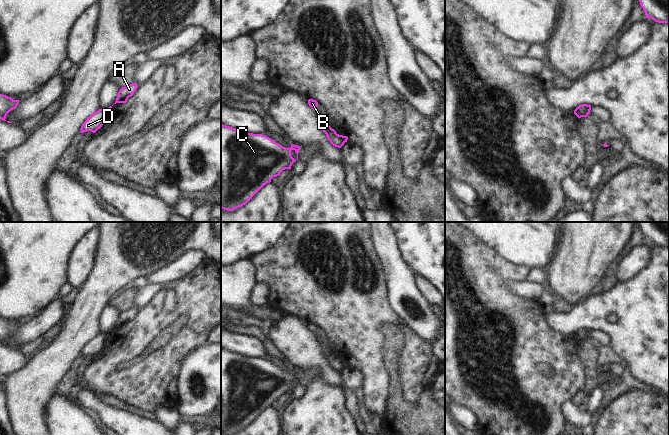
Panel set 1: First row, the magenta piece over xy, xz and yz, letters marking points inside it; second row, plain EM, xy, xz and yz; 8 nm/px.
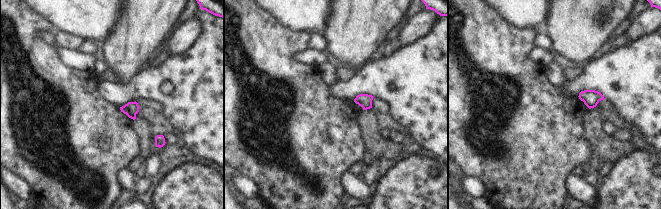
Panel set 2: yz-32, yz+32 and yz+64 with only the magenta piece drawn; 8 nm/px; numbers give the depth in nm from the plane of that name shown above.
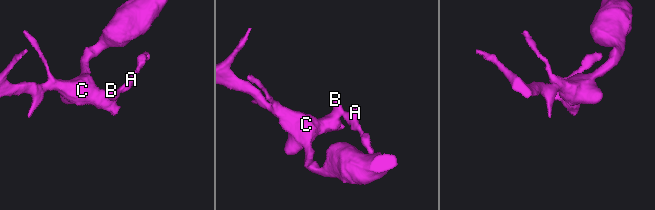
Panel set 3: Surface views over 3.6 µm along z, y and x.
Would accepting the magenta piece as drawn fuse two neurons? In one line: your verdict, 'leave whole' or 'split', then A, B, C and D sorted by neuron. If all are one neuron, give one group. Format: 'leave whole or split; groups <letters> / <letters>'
split; groups A / B C D

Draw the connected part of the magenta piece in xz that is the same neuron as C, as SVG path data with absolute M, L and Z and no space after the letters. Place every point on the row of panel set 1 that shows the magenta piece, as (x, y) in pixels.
M221 124L221 208L233 211L252 197L273 177L291 168L298 160L300 146L285 148L263 134L245 133Z

